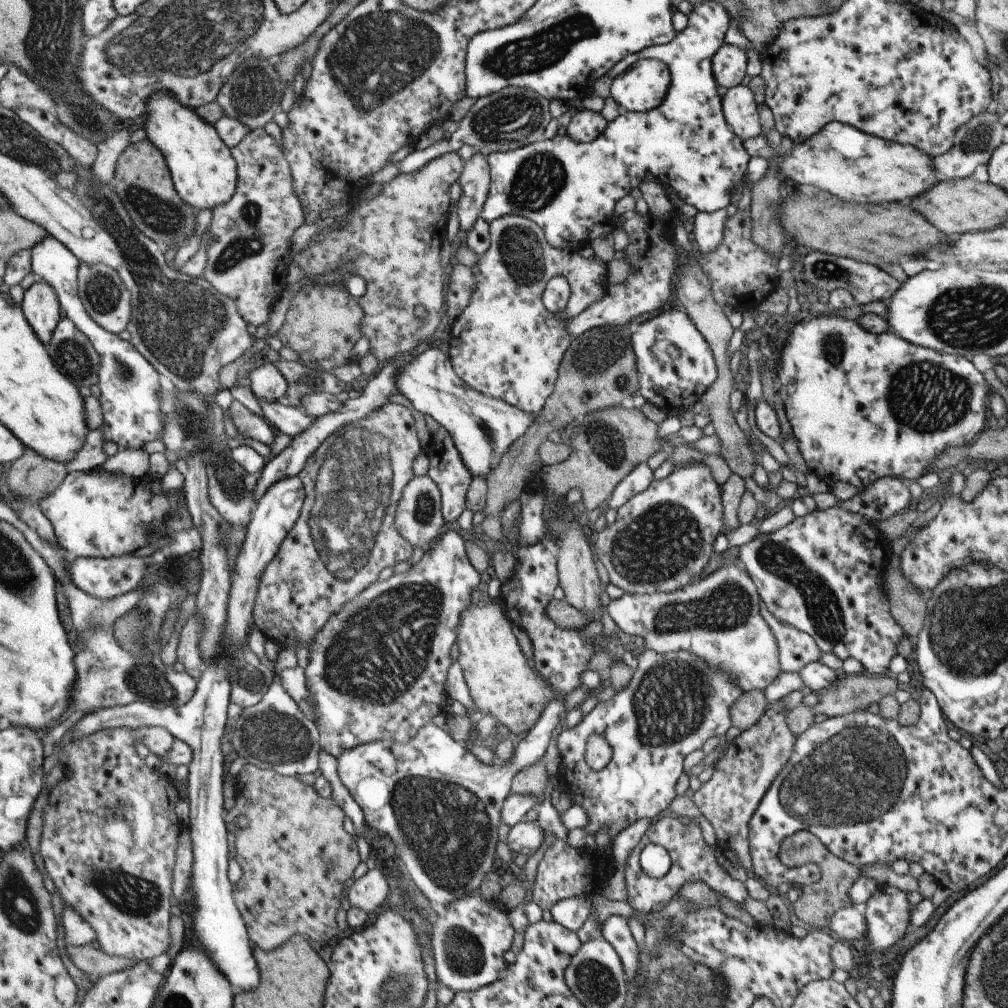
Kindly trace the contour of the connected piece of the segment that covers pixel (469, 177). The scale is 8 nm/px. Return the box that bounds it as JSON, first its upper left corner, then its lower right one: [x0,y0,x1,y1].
[457,152,491,232]

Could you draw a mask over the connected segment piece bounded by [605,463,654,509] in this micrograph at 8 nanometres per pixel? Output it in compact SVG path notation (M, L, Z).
M648 463L636 465L613 490L611 496L605 501L609 508L620 508L628 499L644 492L654 480L653 471L648 467Z

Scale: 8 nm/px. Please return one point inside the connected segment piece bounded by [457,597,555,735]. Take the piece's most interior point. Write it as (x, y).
(500, 681)

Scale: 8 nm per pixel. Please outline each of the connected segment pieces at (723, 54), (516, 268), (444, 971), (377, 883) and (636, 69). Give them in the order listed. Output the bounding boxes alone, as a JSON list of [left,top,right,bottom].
[[711,43,746,88],[447,215,610,415],[432,893,515,993],[345,869,390,912],[610,59,671,114]]

